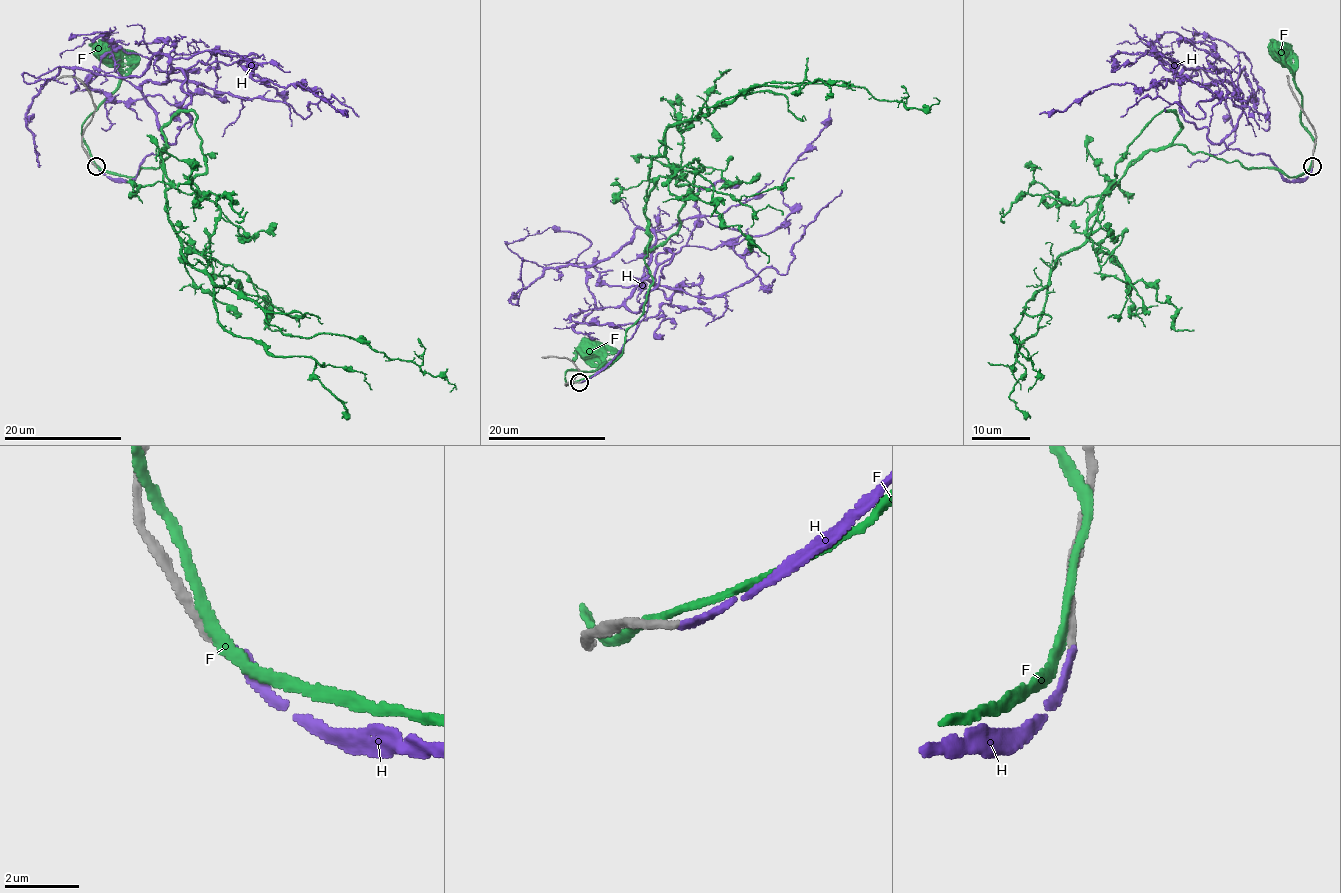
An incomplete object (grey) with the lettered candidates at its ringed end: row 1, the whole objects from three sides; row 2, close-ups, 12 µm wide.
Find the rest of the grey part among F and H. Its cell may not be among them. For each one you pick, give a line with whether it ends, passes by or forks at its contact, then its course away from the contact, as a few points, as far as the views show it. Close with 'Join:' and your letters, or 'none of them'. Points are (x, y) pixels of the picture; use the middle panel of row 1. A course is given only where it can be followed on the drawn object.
Join: none of them

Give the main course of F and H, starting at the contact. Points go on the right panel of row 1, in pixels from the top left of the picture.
F: (1311, 161), (1314, 140), (1301, 118), (1302, 93), (1295, 86), (1293, 73), (1279, 53)
H: (1312, 165), (1286, 180), (1230, 149), (1236, 90), (1159, 53), (1218, 86), (1234, 130), (1187, 165)

